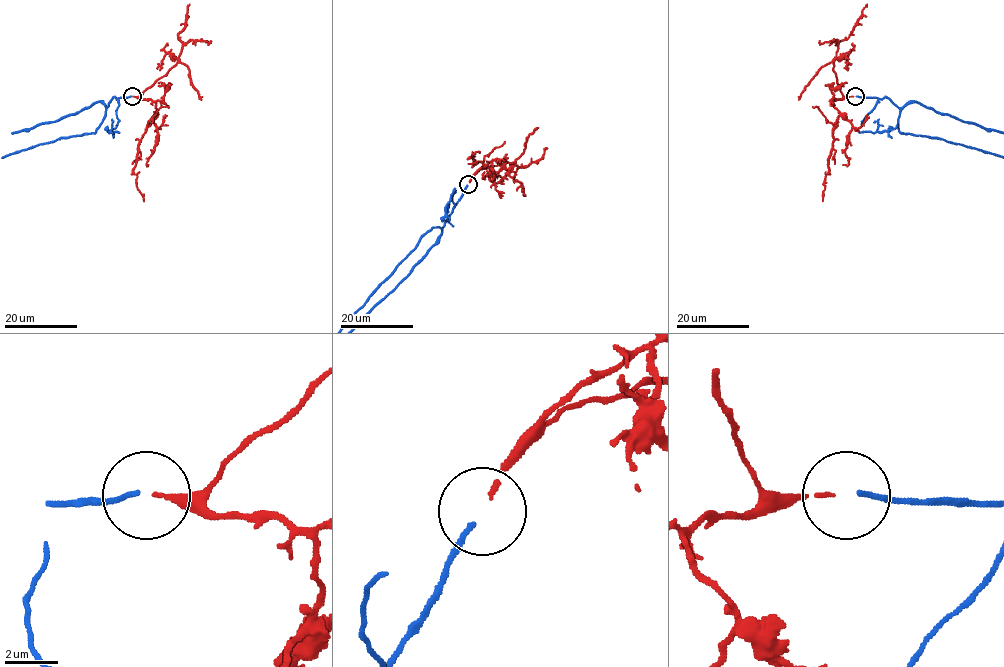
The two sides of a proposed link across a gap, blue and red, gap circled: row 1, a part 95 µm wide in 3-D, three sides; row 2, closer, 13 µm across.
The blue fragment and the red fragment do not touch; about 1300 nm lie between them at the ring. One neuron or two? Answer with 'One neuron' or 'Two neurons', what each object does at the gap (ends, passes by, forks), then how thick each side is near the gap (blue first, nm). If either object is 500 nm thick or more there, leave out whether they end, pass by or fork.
One neuron. At the ring blue ends. At the ring red ends. Thickness 190 nm (blue) against 150 nm

